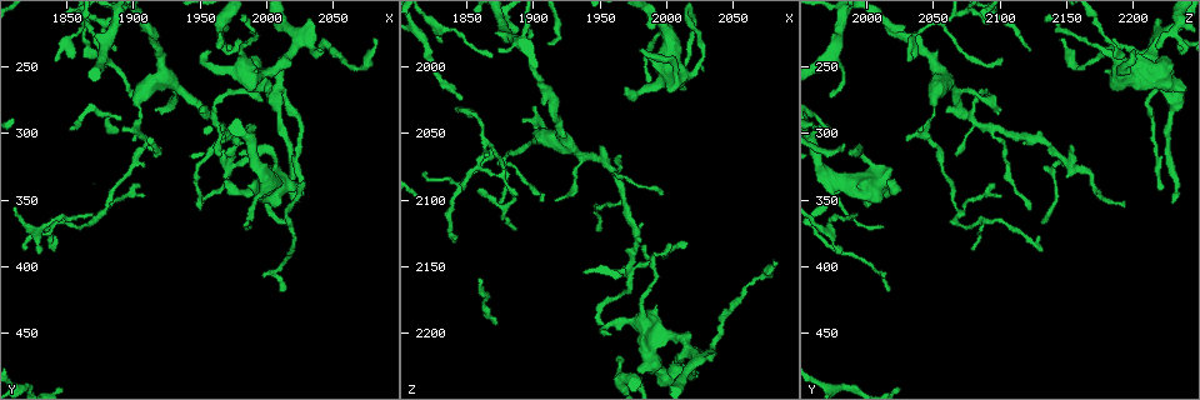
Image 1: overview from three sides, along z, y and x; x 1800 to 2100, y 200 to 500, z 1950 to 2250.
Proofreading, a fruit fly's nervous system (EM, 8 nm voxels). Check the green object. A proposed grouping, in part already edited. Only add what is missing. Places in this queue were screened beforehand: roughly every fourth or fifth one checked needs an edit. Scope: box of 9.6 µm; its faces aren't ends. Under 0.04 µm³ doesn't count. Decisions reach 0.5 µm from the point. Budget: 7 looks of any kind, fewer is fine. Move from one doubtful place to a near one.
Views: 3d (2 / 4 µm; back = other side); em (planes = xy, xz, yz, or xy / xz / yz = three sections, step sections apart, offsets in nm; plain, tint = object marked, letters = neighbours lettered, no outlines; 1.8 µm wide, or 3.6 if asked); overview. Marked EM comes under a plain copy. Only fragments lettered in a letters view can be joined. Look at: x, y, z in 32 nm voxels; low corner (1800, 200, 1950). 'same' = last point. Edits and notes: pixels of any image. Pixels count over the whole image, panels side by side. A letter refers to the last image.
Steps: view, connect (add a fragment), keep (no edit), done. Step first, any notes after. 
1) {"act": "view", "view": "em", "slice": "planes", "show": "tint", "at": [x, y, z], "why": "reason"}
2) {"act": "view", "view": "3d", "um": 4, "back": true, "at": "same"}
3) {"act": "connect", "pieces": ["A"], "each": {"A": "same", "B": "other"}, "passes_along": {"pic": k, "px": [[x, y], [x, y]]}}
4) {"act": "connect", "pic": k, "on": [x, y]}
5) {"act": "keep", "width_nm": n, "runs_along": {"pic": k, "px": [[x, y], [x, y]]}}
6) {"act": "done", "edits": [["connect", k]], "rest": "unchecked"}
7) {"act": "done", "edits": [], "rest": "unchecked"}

{"act": "view", "view": "em", "slice": "planes", "show": "letters", "at": [1978, 314, 1986], "why": "thin end"}

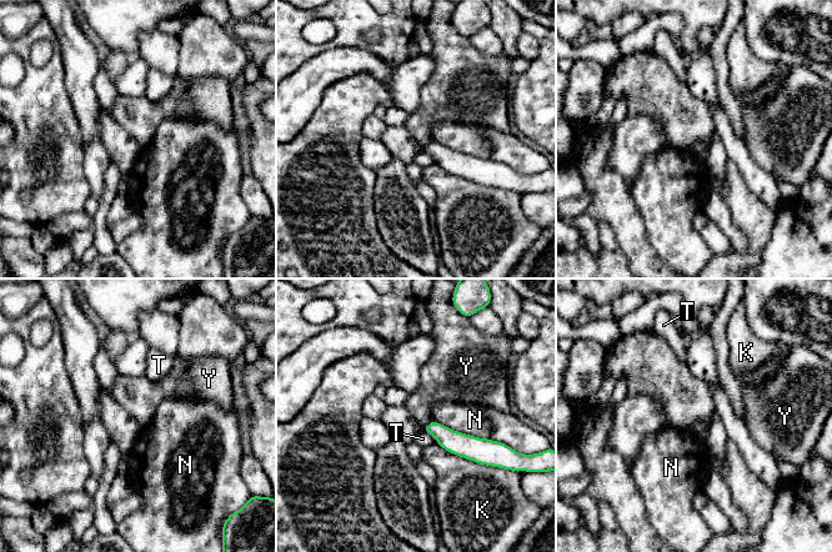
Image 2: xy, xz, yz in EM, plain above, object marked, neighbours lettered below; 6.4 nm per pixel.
{"act": "keep", "width_nm": 100, "longest_contact_nm": ["N", 460], "each": {"K": "other", "N": "other", "T": "other", "Y": "other"}, "found": "no lettered fragment goes on from it"}

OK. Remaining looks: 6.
{"act": "view", "view": "em", "slice": "xz", "step": 16, "show": "tint", "at": [1980, 240, 2204], "why": "an open end"}

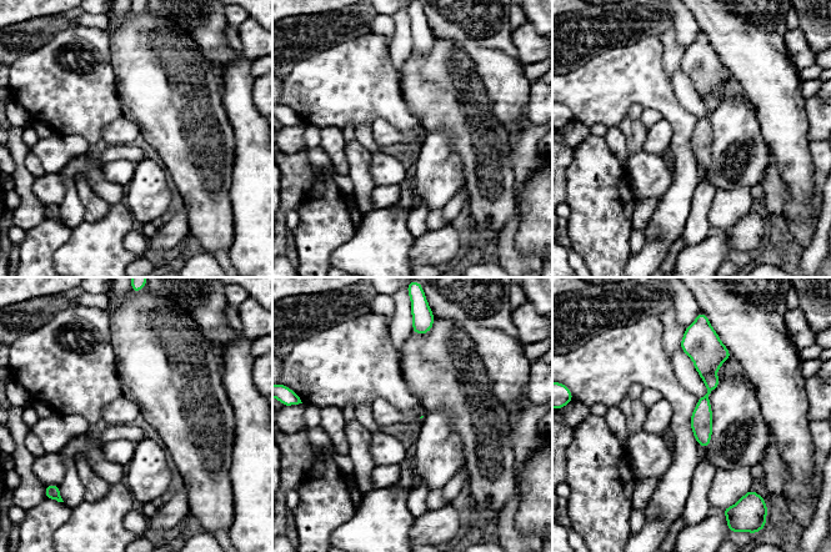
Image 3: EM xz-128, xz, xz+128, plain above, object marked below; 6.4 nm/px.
{"act": "view", "view": "em", "slice": "planes", "show": "letters", "at": "same"}

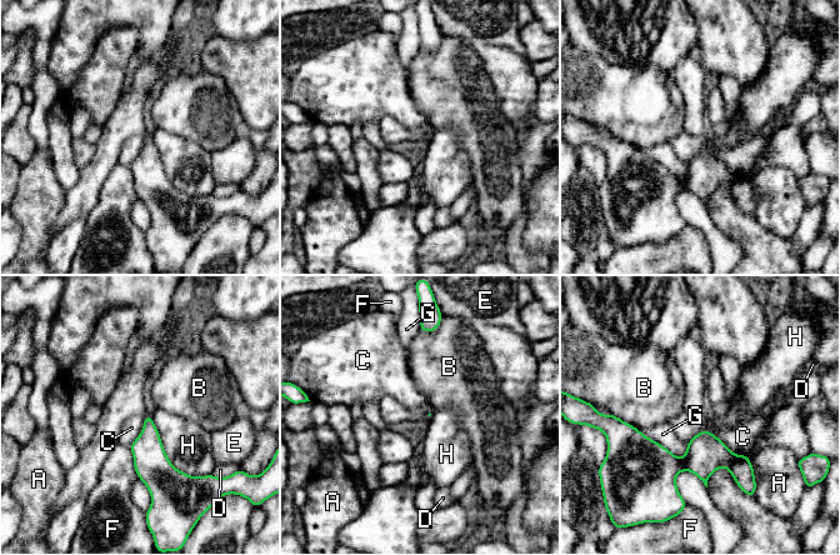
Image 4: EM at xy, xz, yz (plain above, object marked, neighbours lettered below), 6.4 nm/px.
{"act": "keep", "each": {"A": "other", "B": "other", "C": "other", "D": "other", "E": "other", "F": "other", "G": "other", "H": "other"}, "border": {"pic": 4, "px": [[685, 445], [709, 430], [749, 455]]}, "found": "no lettered fragment goes on from it"}

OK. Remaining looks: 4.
{"act": "view", "view": "em", "slice": "planes", "show": "letters", "at": [1916, 282, 2102], "why": "free end"}

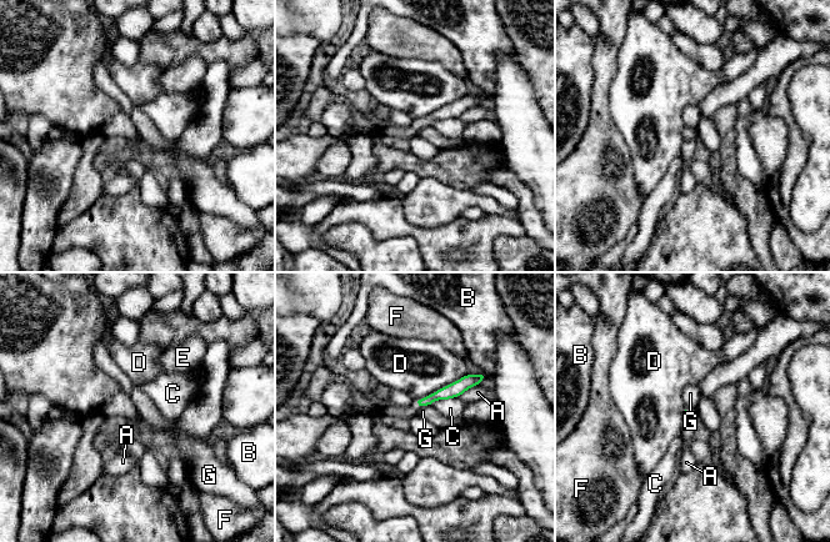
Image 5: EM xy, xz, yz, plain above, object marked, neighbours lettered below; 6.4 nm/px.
{"act": "keep", "each": {"A": "other", "B": "other", "C": "other", "D": "other", "E": "other", "F": "other", "G": "other"}, "runs_along": {"pic": 5, "px": [[480, 377], [419, 402]]}, "found": "no lettered fragment goes on from it"}

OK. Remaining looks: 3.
{"act": "done", "edits": [], "rest": "unchecked"}

